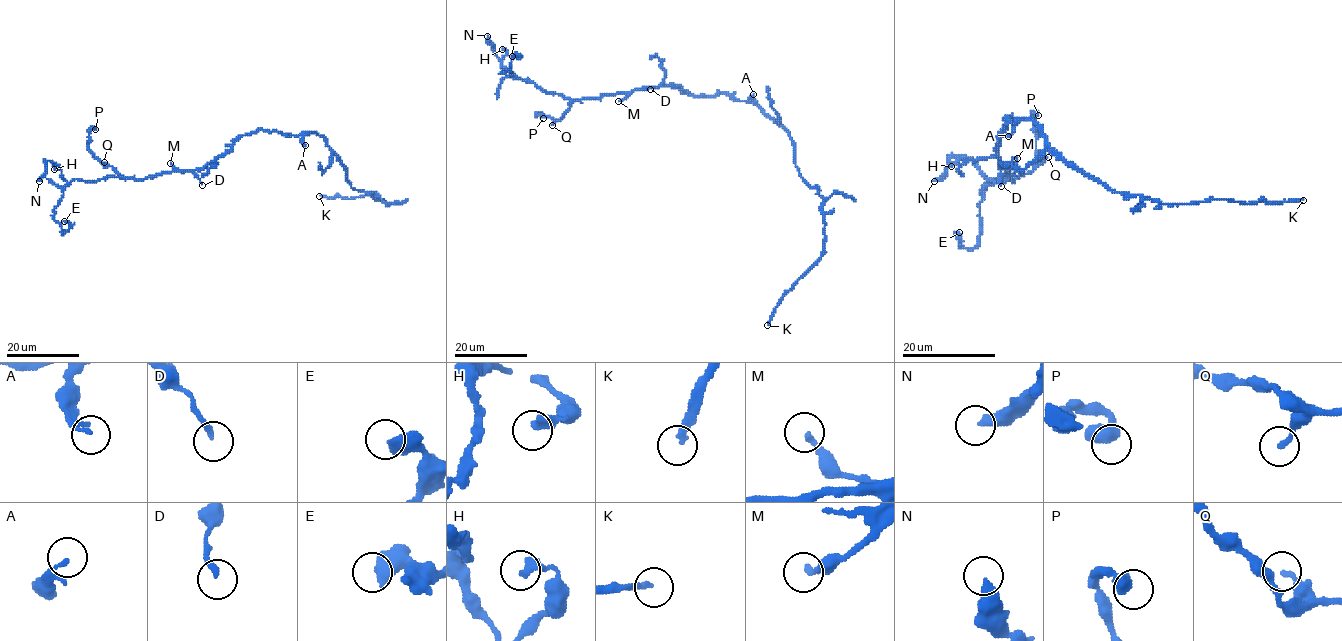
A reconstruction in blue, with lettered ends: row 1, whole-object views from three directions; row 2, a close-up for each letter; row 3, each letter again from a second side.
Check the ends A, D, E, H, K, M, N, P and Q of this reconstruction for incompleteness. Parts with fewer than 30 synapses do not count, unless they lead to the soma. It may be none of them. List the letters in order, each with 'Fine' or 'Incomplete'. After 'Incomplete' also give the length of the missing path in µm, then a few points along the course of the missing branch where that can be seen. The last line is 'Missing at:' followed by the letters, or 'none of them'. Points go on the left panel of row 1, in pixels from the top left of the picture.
A: Fine
D: Fine
E: Fine
H: Fine
K: Incomplete. Missing length about 190 µm
M: Incomplete. Missing length about 35 µm. Course of what is missing: (170, 163), (169, 158), (155, 147), (116, 145), (77, 135)
N: Fine
P: Fine
Q: Fine
Missing at: K, M

